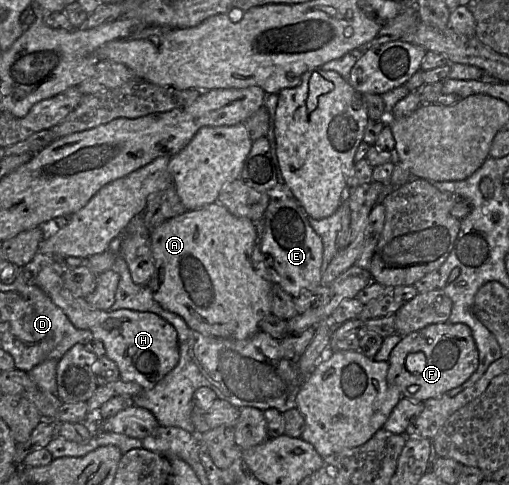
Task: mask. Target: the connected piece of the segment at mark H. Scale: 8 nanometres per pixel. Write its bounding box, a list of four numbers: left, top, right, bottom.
[33,259,179,390]

